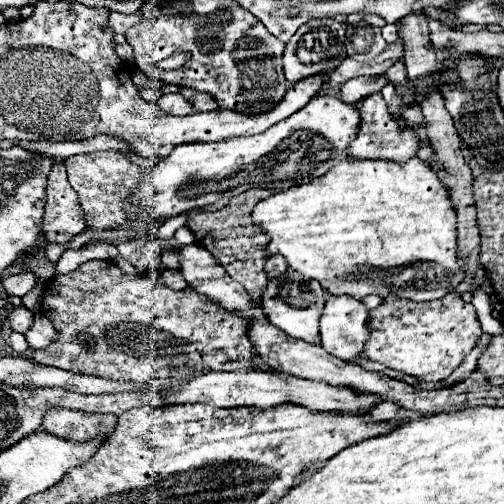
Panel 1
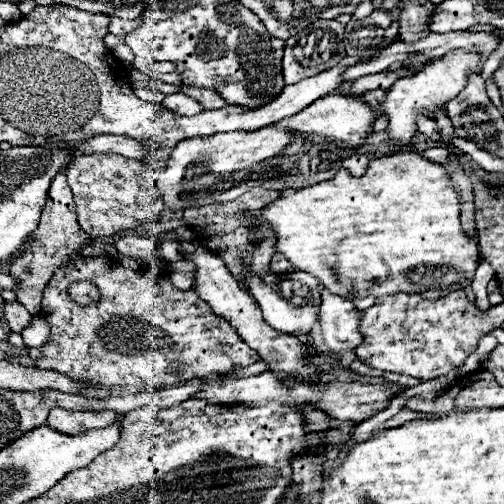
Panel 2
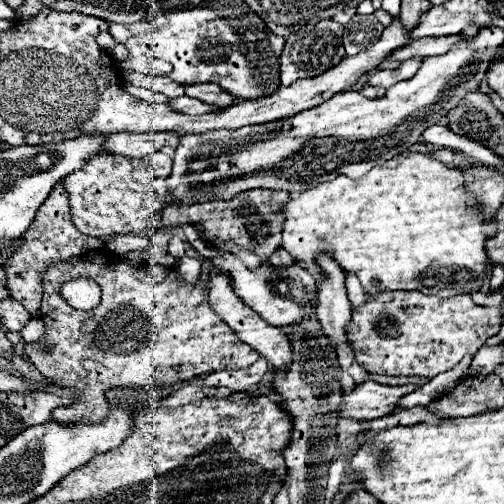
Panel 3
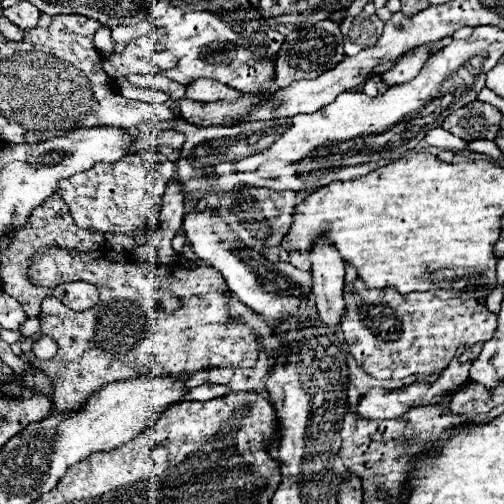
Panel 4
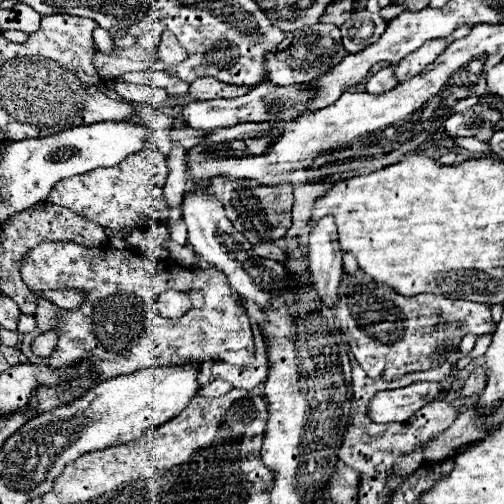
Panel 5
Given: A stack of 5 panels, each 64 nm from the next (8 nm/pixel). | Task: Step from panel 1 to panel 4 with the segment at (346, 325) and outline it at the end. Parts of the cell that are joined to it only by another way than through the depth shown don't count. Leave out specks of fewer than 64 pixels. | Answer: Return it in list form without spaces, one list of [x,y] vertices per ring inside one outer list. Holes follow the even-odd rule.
[[[318,240],[310,252],[312,292],[320,320],[336,330],[344,318],[344,260],[328,240]]]

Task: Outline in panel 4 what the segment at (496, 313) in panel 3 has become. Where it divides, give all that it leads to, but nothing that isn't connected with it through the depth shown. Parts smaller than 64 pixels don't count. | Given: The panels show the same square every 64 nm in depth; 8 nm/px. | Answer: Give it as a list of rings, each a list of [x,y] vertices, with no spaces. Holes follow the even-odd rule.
[[[356,280],[354,292],[346,286],[346,316],[342,320],[344,340],[358,366],[374,378],[406,378],[410,374],[440,374],[458,350],[488,342],[498,324],[498,316],[476,300],[440,300],[430,292],[402,296],[392,288],[368,290]]]

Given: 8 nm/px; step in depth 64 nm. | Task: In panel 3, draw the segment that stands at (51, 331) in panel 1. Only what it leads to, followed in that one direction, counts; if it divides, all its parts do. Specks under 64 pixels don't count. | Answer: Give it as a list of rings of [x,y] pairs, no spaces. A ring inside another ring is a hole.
[[[32,318],[32,320],[24,326],[24,330],[22,330],[20,334],[22,334],[24,342],[36,344],[36,342],[40,342],[40,338],[44,336],[44,322],[42,322],[40,318]]]

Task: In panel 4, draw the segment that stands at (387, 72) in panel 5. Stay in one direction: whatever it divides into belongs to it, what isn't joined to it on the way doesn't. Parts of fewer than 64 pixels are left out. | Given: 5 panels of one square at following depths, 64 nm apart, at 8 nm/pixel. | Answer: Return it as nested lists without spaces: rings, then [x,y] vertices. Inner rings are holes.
[[[370,76],[370,78],[366,80],[366,84],[364,84],[364,90],[362,90],[362,92],[364,92],[364,94],[368,94],[368,96],[384,94],[384,92],[386,92],[386,84],[382,84],[380,76]]]

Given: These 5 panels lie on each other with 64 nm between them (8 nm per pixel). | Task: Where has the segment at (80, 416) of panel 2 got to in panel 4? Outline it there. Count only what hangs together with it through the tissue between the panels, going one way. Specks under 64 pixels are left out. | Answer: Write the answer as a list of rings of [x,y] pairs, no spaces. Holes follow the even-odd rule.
[[[48,250],[34,258],[30,268],[30,278],[38,286],[58,286],[62,282],[86,280],[98,286],[100,302],[86,312],[72,312],[58,298],[48,296],[42,300],[40,312],[40,336],[50,336],[58,344],[58,352],[50,360],[40,360],[32,352],[32,338],[22,340],[22,352],[44,372],[54,384],[54,412],[72,414],[84,408],[88,398],[102,388],[102,384],[118,382],[118,380],[134,380],[136,376],[170,376],[186,380],[198,370],[210,368],[248,368],[258,360],[258,344],[250,330],[240,324],[232,324],[228,320],[228,306],[224,292],[226,282],[212,266],[198,266],[196,270],[188,270],[184,266],[162,266],[162,264],[140,264],[130,254],[120,252],[66,252],[66,250]],[[172,292],[180,298],[182,306],[176,312],[164,312],[158,304],[160,294]]]

